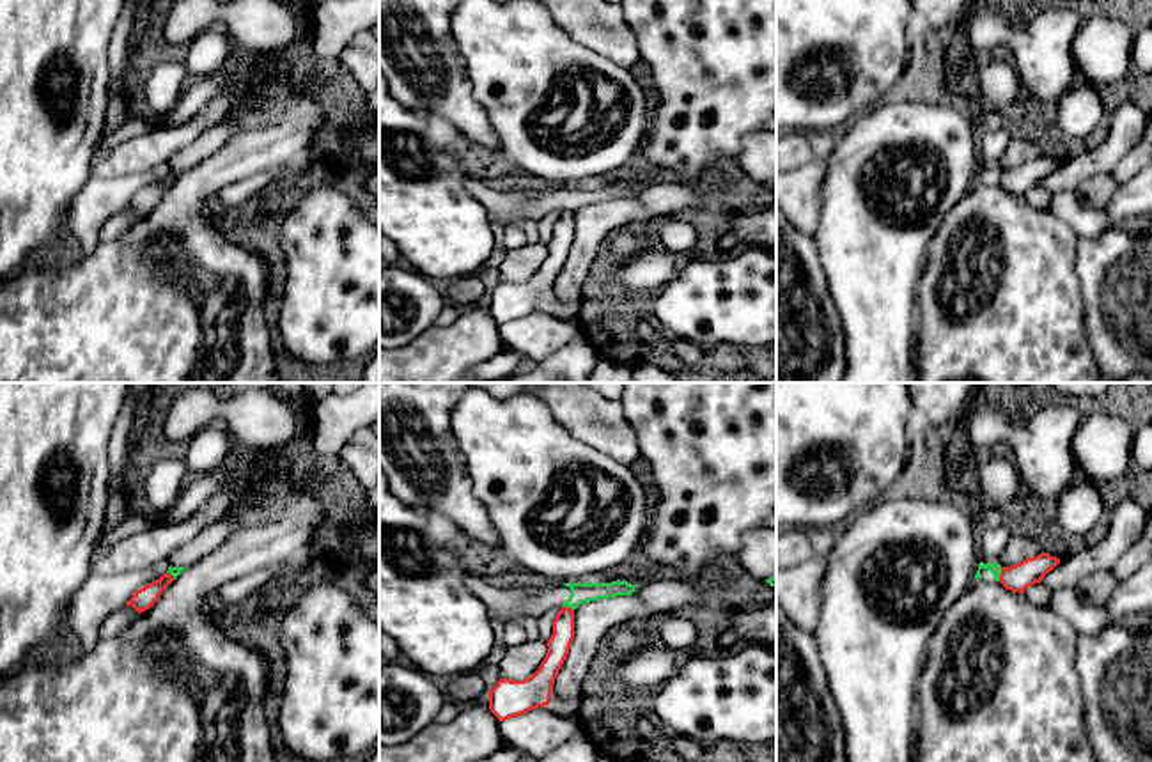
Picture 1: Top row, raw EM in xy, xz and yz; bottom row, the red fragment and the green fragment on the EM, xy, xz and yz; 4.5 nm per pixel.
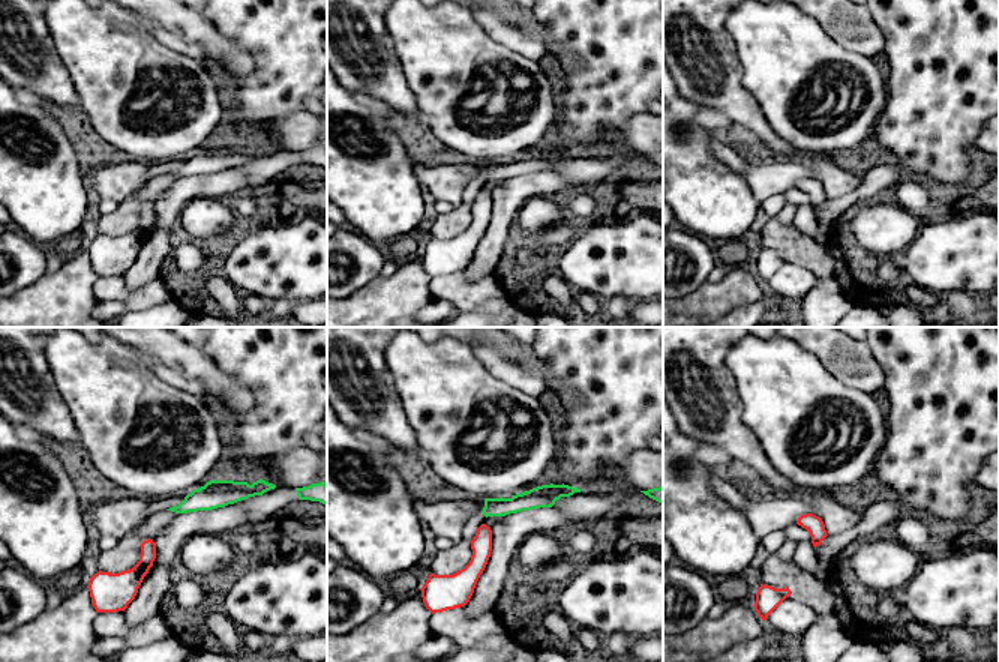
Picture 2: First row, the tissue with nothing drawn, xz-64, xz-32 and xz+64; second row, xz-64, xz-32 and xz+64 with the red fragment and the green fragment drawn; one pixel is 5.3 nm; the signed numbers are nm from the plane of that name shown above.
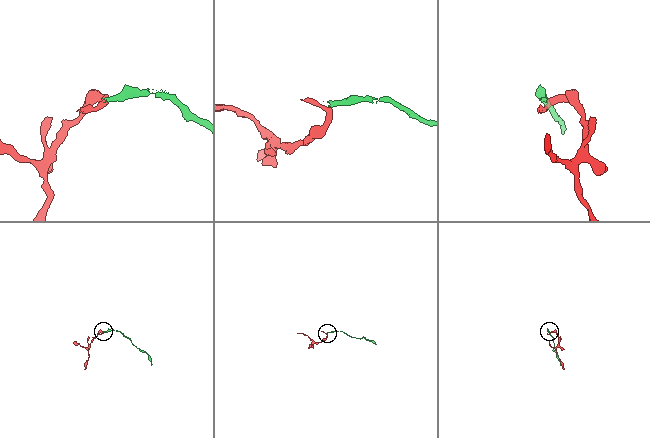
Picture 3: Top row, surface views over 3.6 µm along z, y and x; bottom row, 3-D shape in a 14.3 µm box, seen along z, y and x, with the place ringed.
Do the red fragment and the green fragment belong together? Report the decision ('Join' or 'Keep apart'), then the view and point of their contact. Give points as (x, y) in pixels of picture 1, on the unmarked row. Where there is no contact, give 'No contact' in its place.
Keep apart. Touches red at yz (1000, 178)

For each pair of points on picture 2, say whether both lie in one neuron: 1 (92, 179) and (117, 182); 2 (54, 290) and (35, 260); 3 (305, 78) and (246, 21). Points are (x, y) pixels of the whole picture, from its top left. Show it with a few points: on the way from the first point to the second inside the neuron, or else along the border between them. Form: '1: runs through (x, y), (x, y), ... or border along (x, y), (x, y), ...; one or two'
1: runs through (98, 180), (111, 182); one
2: border along (45, 273), (15, 293); two
3: runs through (290, 63), (261, 35); one

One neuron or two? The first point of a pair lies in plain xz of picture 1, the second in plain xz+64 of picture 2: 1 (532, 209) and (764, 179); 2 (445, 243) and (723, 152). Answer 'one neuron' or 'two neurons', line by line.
1: one neuron
2: two neurons

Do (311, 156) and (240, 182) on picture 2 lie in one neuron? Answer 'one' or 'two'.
two

